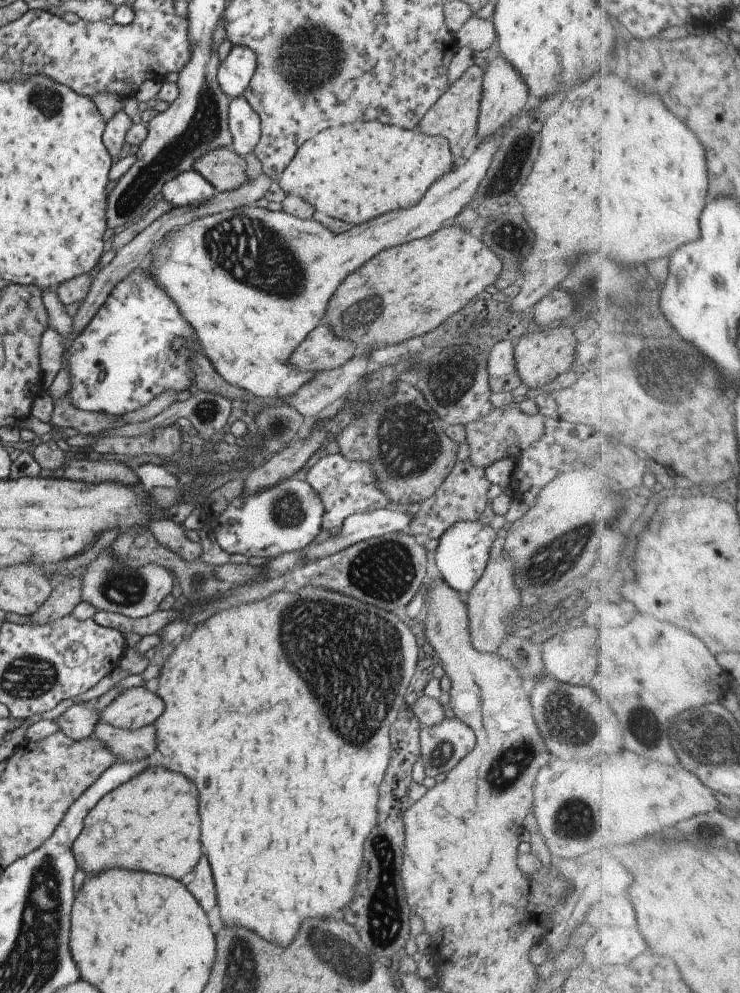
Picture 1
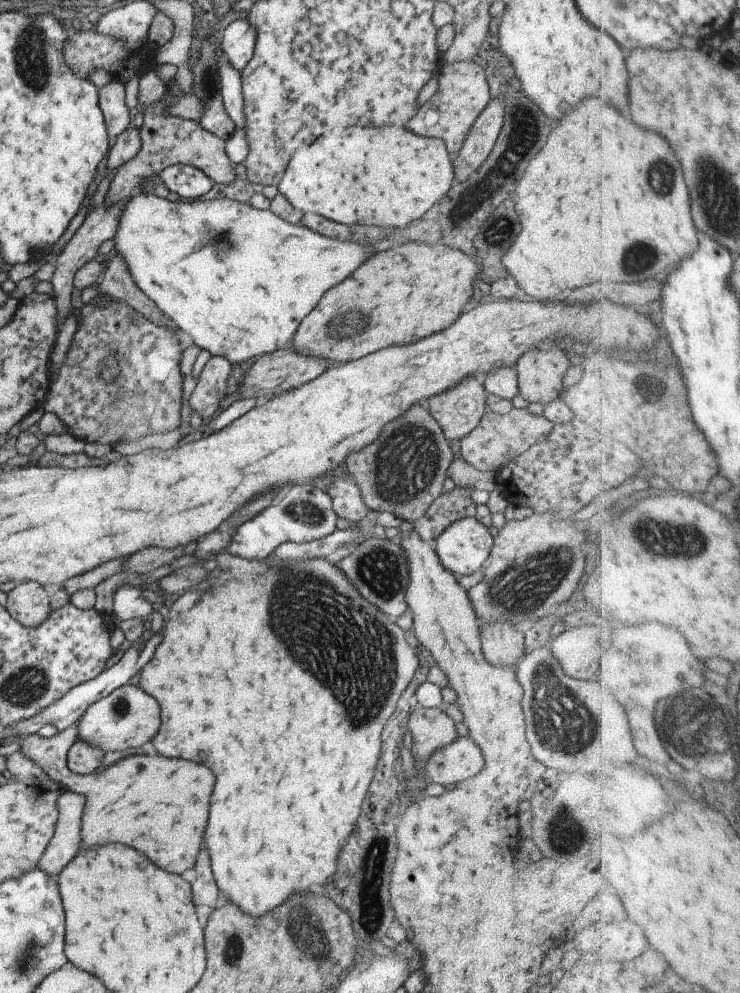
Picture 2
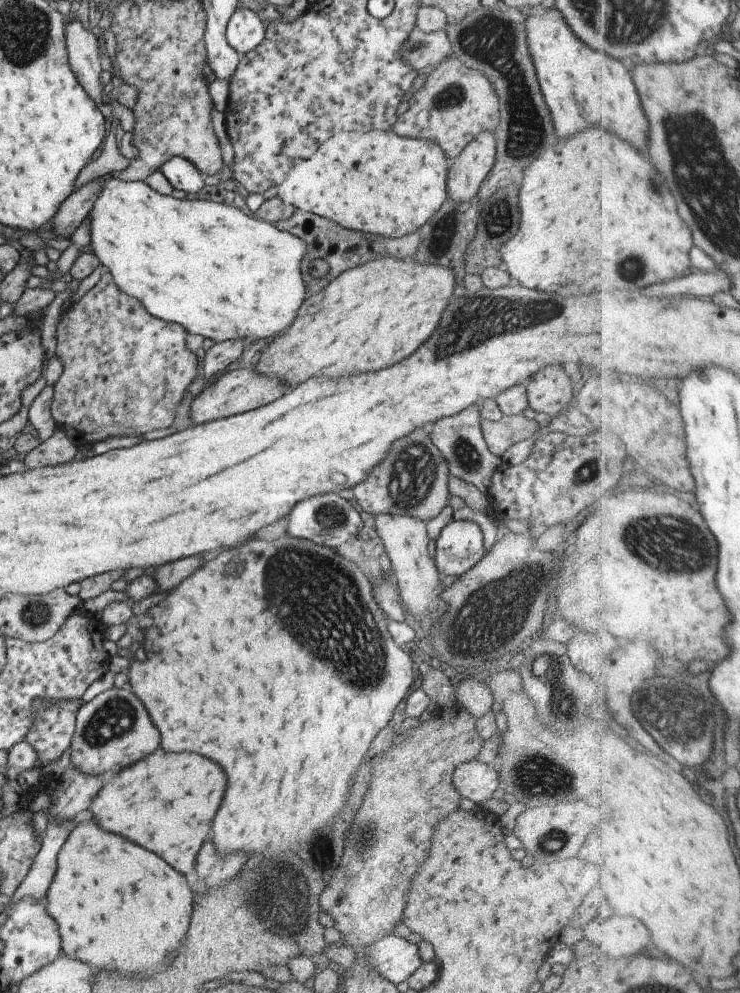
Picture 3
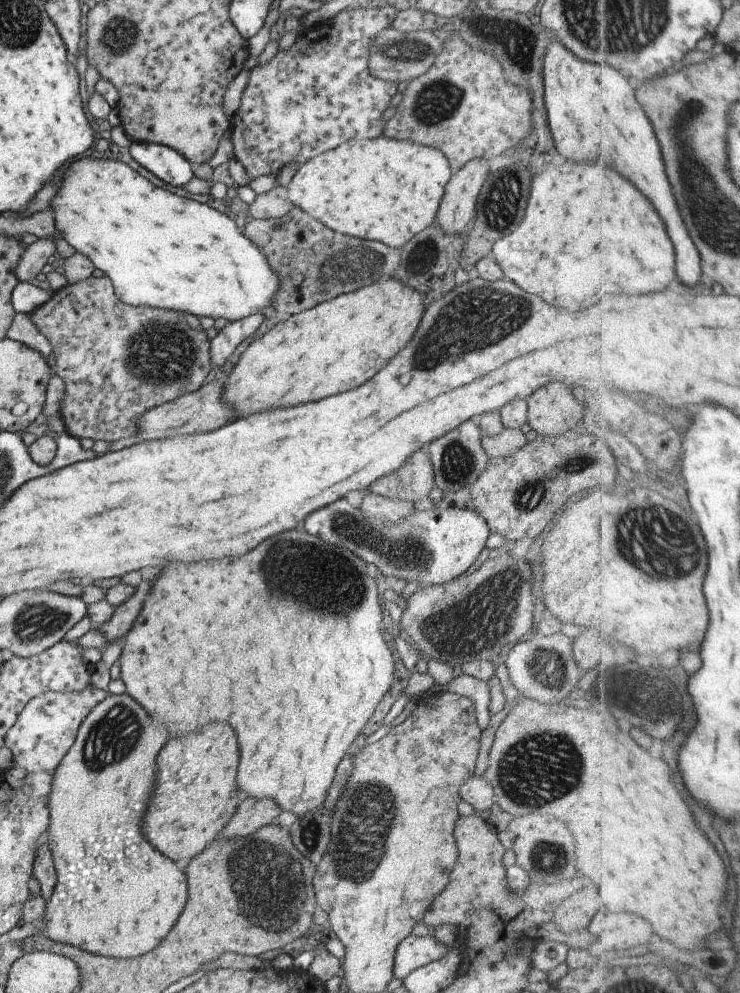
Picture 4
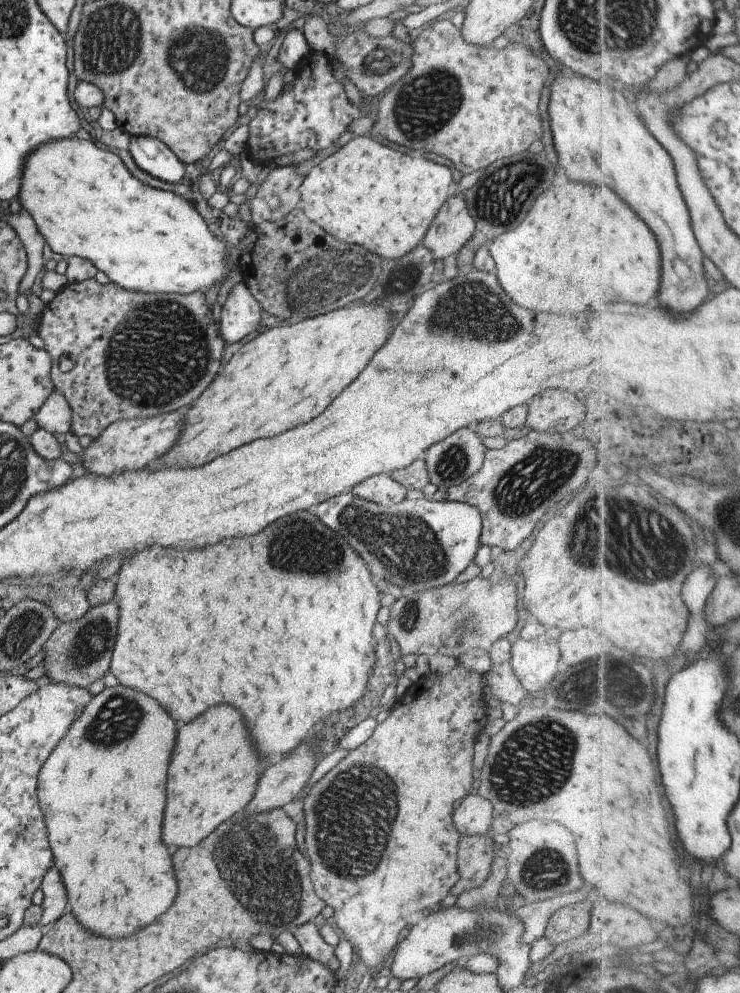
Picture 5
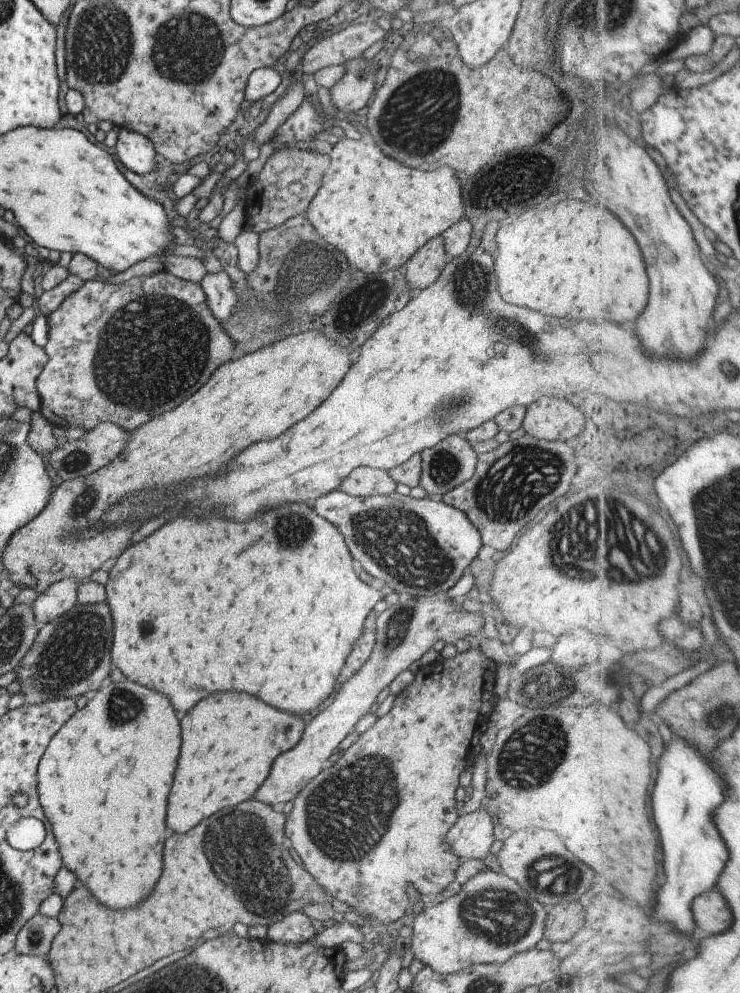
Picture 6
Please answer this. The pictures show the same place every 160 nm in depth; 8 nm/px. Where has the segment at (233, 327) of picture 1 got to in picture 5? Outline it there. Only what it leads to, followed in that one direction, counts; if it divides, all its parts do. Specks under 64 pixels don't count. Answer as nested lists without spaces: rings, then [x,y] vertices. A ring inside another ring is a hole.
[[[67,137],[55,139],[53,142],[45,142],[41,146],[37,146],[31,154],[29,154],[29,164],[27,158],[23,162],[21,168],[21,188],[17,194],[17,200],[21,204],[21,208],[31,216],[33,224],[35,224],[39,234],[45,242],[47,251],[56,252],[59,256],[70,257],[78,256],[89,260],[96,270],[101,270],[107,276],[111,283],[121,288],[135,291],[136,293],[192,293],[193,291],[206,292],[206,290],[215,284],[215,282],[223,282],[224,278],[237,266],[227,268],[225,255],[229,251],[223,241],[218,239],[206,225],[206,222],[200,217],[200,214],[184,199],[179,198],[171,191],[162,191],[151,188],[142,182],[139,182],[132,174],[127,172],[121,160],[116,154],[109,150],[101,150],[94,143],[77,137]]]

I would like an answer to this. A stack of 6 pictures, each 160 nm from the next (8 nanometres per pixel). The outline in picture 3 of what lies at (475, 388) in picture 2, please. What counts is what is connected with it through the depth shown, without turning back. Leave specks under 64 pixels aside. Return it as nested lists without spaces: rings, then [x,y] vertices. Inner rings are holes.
[[[471,405],[452,417],[445,417],[431,426],[429,438],[440,450],[445,459],[449,478],[457,478],[473,485],[481,494],[487,496],[487,487],[493,471],[502,466],[500,457],[496,457],[487,447],[480,431],[480,414],[477,406]]]

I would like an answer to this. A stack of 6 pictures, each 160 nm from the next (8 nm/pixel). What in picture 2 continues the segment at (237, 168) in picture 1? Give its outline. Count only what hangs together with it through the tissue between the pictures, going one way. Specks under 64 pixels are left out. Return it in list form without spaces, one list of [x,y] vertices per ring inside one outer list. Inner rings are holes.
[[[166,83],[163,84],[165,84],[167,92],[163,99],[144,106],[142,124],[138,128],[141,141],[140,149],[130,161],[118,168],[108,182],[109,186],[104,194],[104,202],[107,205],[133,196],[135,191],[144,186],[144,183],[147,183],[152,177],[157,177],[164,168],[174,164],[194,166],[202,170],[203,174],[213,183],[225,185],[234,180],[234,166],[226,157],[224,141],[205,130],[197,121],[165,114],[167,105],[175,103],[181,96],[175,85],[168,87]]]

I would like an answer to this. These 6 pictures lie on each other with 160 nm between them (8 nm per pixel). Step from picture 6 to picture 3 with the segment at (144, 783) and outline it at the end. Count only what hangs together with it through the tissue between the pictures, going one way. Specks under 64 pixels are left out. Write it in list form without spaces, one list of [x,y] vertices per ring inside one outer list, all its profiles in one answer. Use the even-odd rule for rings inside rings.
[[[112,687],[86,703],[76,712],[70,740],[69,762],[79,773],[108,779],[121,769],[145,758],[159,746],[159,734],[149,722],[148,712],[131,690]],[[93,819],[83,820],[75,823],[71,830],[66,834],[65,842],[59,849],[56,856],[56,871],[53,875],[52,883],[47,889],[46,896],[44,897],[46,903],[45,911],[56,922],[58,930],[58,937],[60,942],[60,952],[67,954],[67,956],[73,958],[79,958],[81,962],[93,968],[109,968],[109,970],[125,970],[121,974],[131,974],[131,972],[137,972],[137,970],[143,970],[143,972],[159,972],[163,970],[161,964],[163,964],[163,958],[173,952],[179,944],[179,940],[183,938],[183,934],[187,932],[187,924],[189,924],[189,912],[191,912],[191,892],[189,892],[189,886],[185,882],[185,878],[181,874],[177,874],[173,868],[169,868],[165,862],[161,862],[161,858],[157,858],[155,854],[131,844],[129,840],[117,836],[117,834],[111,834],[111,832],[105,832],[101,830],[98,824],[93,822]]]

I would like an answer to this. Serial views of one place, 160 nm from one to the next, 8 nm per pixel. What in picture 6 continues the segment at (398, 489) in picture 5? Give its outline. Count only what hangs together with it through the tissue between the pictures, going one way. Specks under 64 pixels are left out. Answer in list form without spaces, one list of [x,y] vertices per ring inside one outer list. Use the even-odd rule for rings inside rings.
[[[354,468],[341,484],[339,491],[357,498],[375,498],[395,492],[396,482],[381,469]]]

